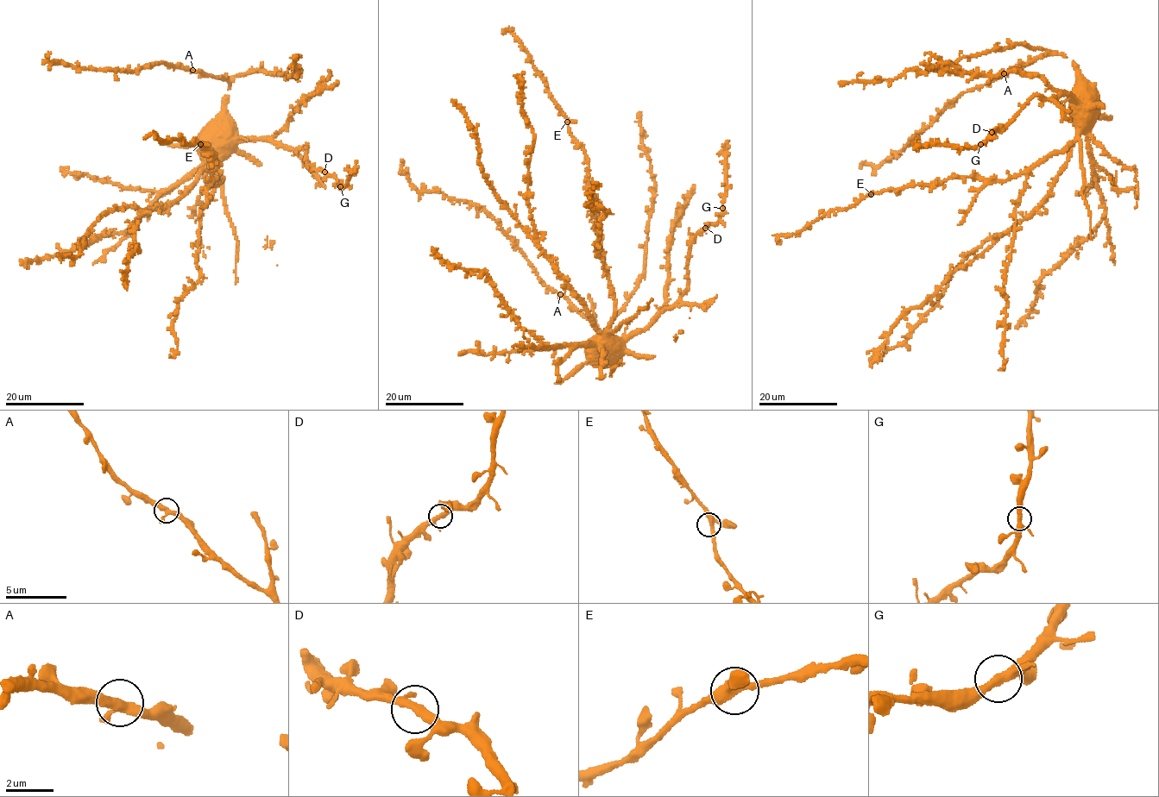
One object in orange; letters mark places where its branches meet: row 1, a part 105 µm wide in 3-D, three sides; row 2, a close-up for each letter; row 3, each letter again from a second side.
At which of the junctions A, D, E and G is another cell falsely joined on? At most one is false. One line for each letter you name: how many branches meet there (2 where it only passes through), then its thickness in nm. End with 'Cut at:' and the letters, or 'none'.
Cut at: none

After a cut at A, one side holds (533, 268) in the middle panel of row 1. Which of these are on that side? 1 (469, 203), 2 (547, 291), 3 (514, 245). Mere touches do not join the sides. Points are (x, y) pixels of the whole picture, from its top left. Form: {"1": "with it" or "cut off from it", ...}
{"1": "with it", "2": "with it", "3": "with it"}

